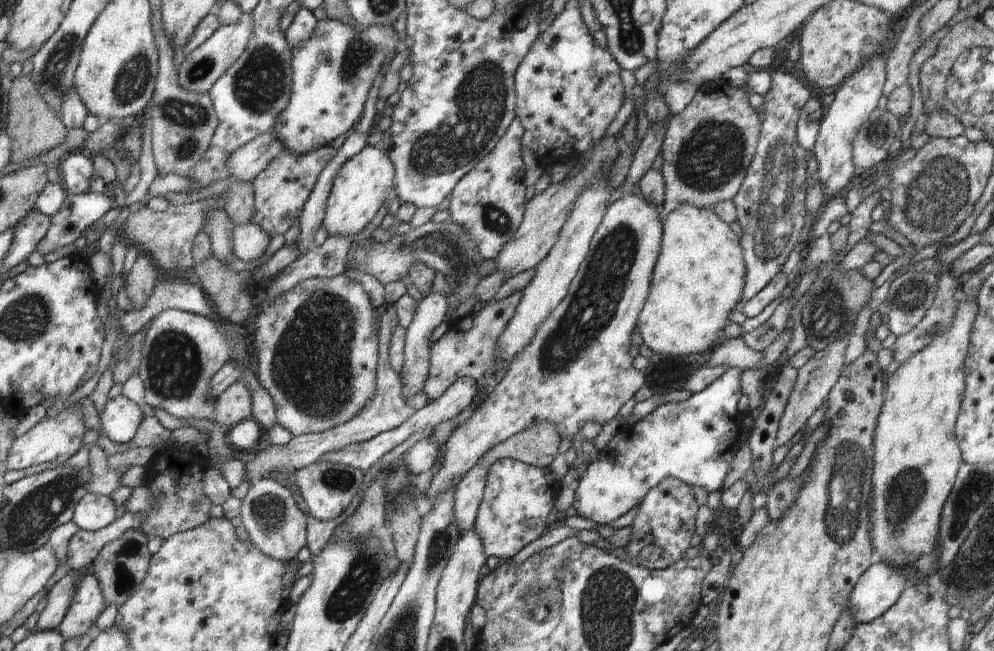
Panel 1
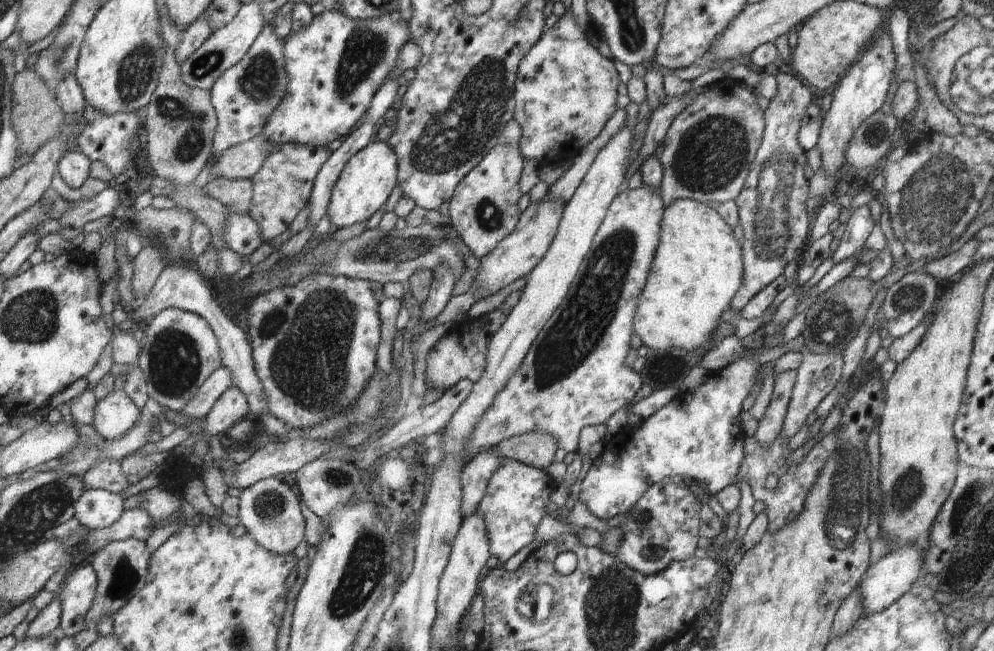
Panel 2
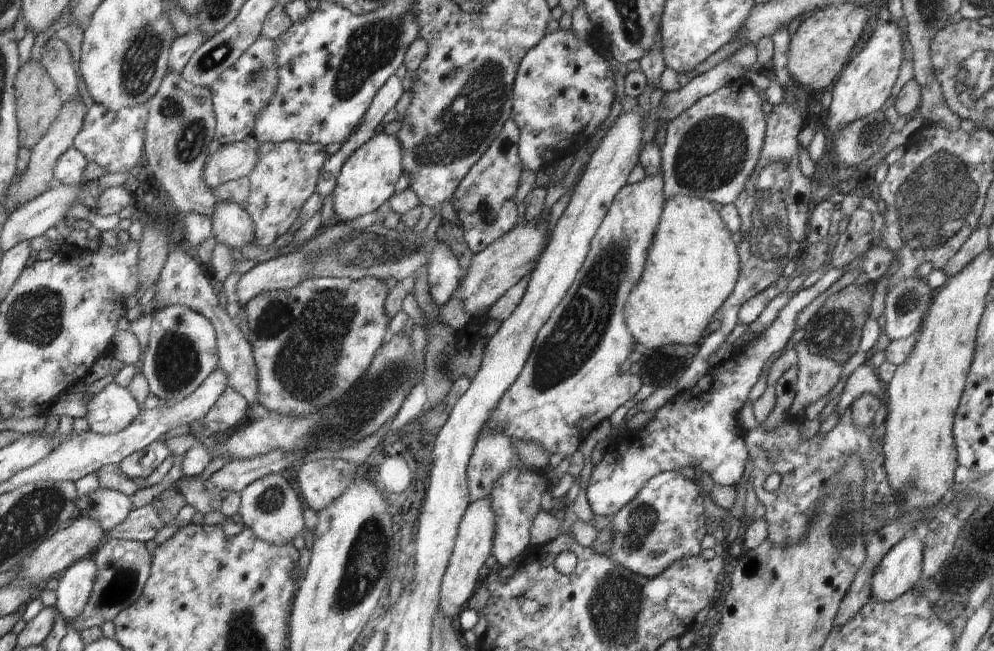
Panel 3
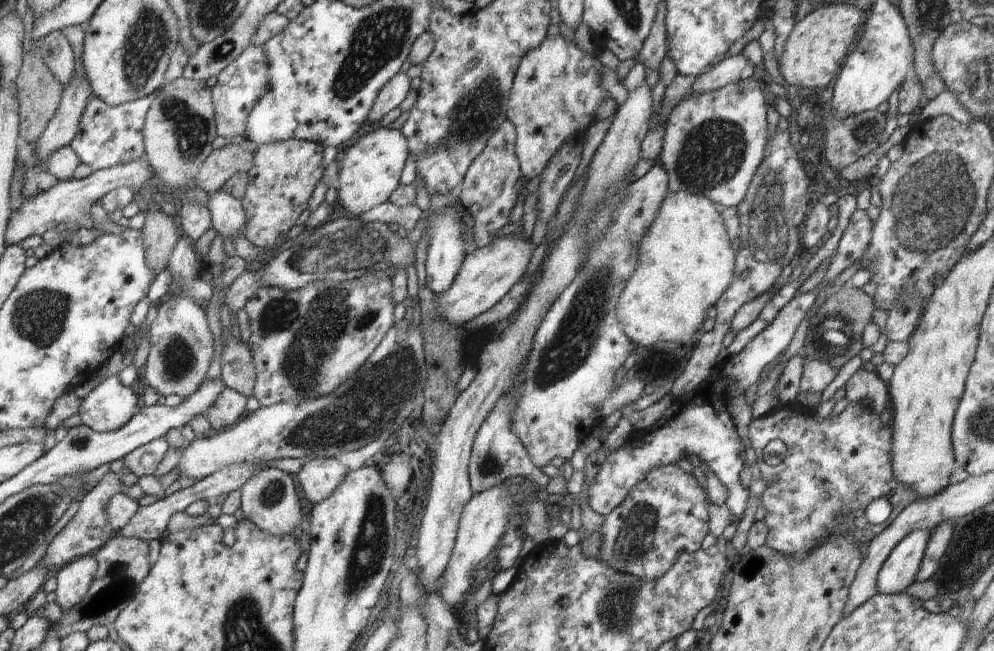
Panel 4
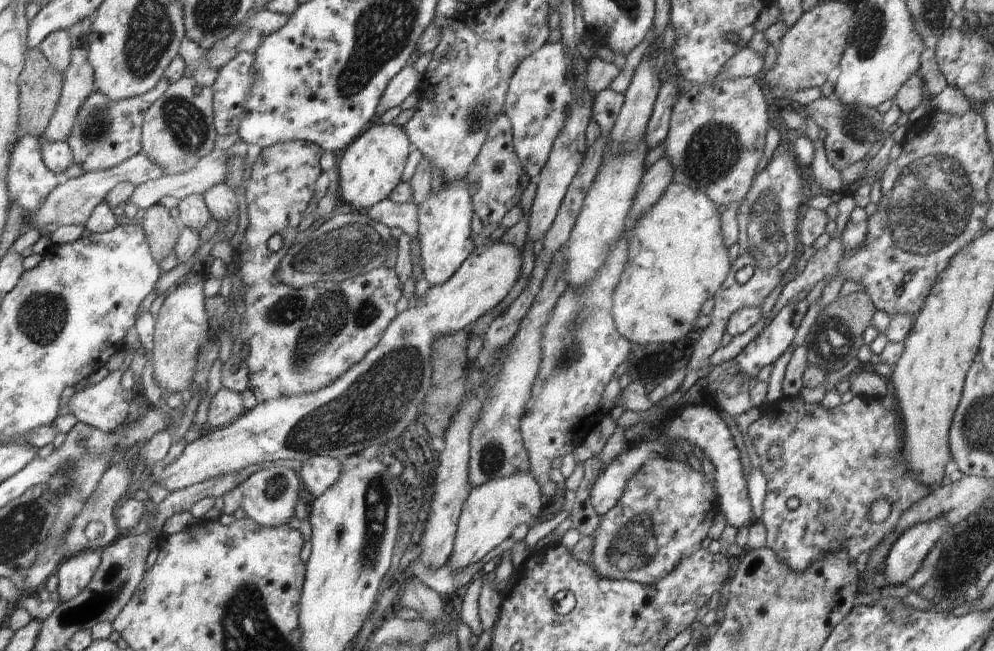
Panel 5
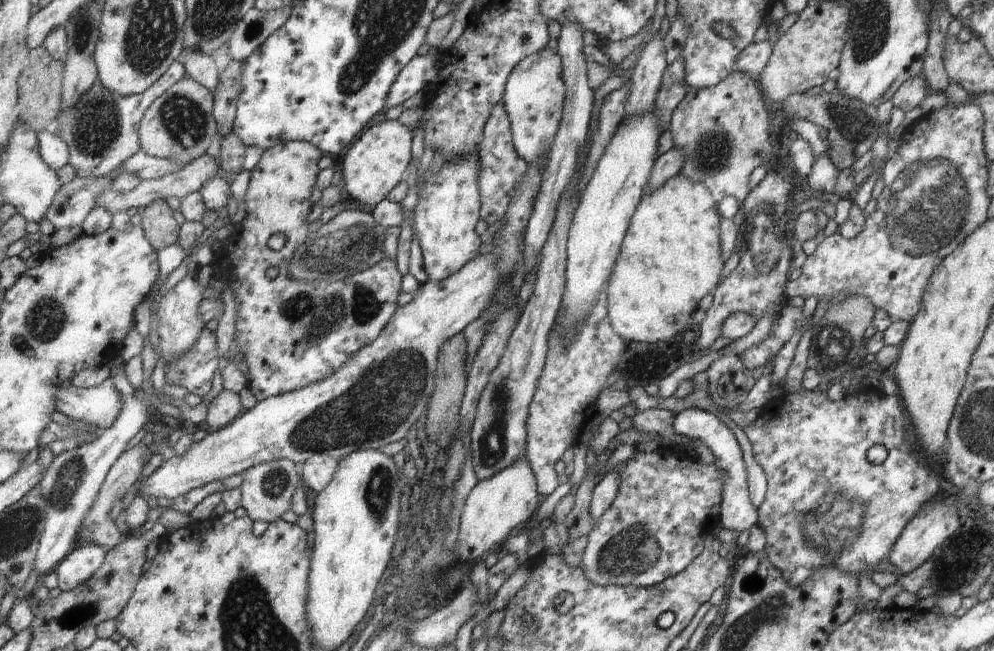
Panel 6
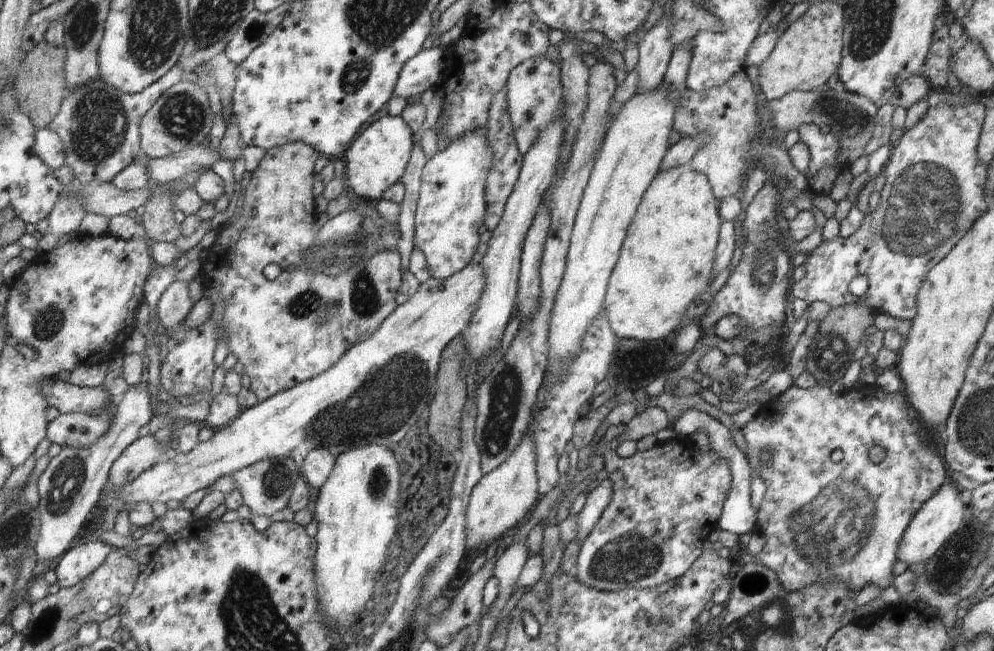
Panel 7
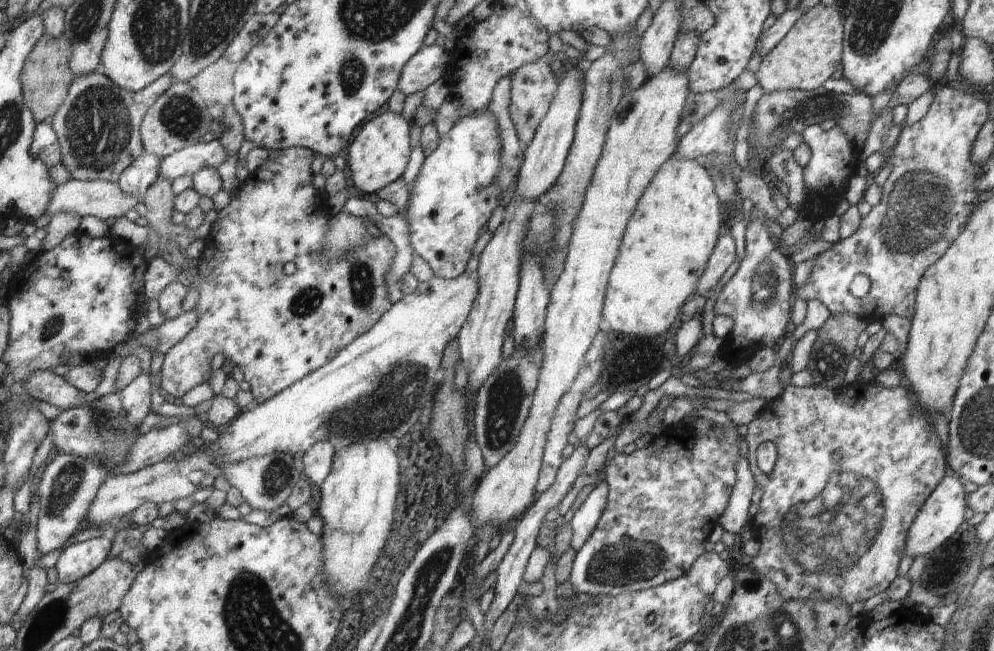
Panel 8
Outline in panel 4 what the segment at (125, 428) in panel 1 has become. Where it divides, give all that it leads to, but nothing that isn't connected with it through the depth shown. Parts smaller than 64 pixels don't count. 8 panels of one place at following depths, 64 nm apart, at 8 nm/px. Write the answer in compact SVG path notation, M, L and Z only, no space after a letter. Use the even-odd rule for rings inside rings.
M108 373L102 384L81 399L79 415L83 424L99 433L126 426L141 406L141 398L124 386L118 375Z

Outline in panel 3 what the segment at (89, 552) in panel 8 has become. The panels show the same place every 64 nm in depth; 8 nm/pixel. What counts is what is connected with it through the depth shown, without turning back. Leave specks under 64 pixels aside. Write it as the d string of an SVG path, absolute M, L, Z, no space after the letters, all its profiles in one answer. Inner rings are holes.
M89 557L80 559L78 562L75 562L61 573L60 579L58 582L58 590L56 590L56 598L58 601L54 608L60 612L63 616L66 626L70 622L74 622L78 618L78 614L84 610L92 590L94 590L94 583L96 582L96 563Z

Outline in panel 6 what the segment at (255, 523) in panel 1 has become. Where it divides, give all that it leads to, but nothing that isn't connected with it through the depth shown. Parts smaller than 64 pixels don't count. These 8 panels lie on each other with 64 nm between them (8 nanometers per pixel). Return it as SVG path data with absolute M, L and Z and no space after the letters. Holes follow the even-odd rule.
M280 459L268 461L250 467L246 472L242 472L241 506L247 512L247 516L254 522L262 521L270 524L280 520L281 516L288 512L292 506L292 498L298 485L302 484L299 473L299 466L291 460Z

